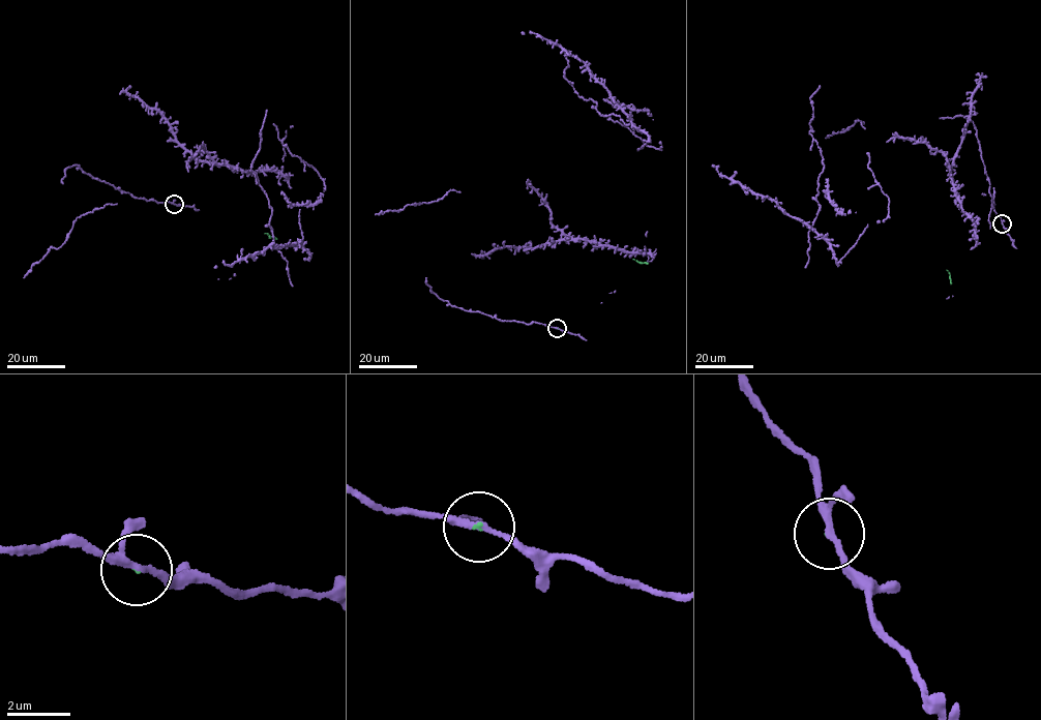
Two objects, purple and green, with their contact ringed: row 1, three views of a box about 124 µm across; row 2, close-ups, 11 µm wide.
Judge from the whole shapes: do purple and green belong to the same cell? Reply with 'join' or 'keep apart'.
join

